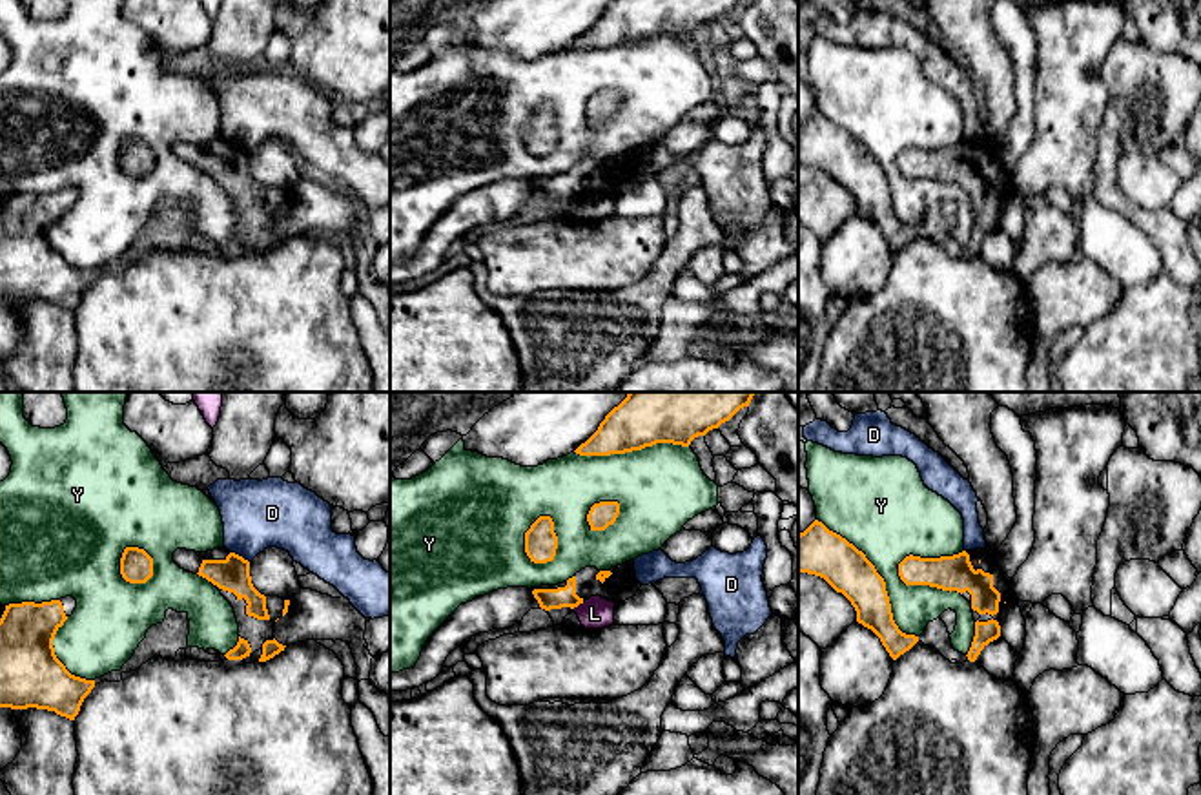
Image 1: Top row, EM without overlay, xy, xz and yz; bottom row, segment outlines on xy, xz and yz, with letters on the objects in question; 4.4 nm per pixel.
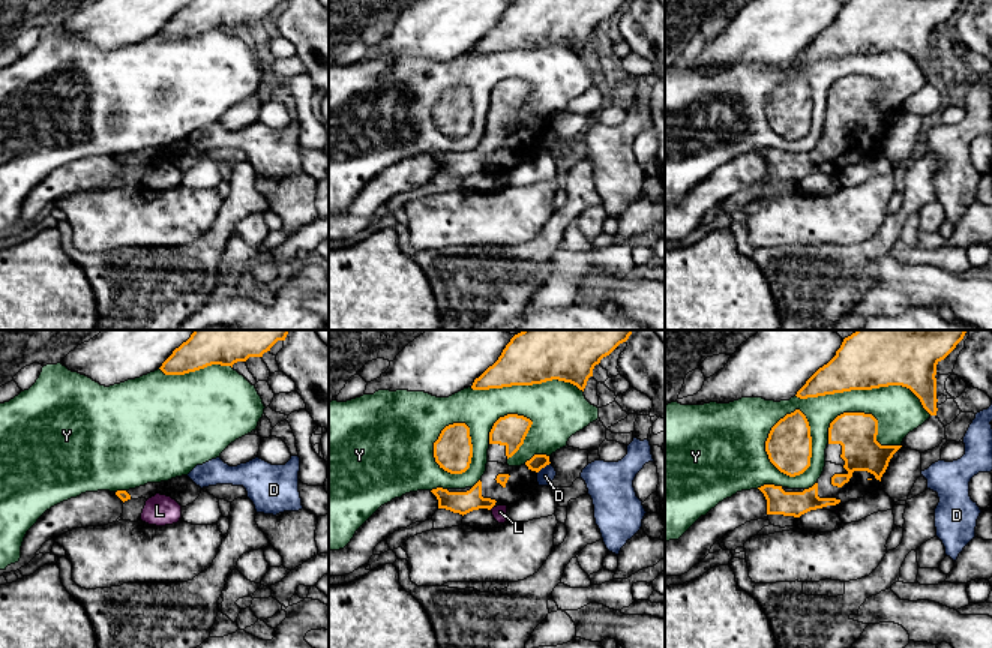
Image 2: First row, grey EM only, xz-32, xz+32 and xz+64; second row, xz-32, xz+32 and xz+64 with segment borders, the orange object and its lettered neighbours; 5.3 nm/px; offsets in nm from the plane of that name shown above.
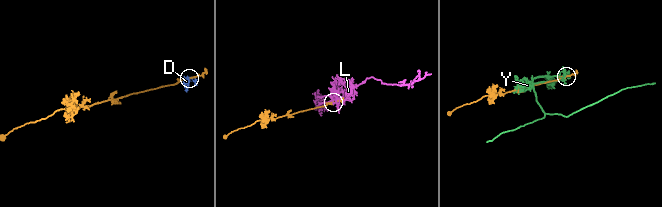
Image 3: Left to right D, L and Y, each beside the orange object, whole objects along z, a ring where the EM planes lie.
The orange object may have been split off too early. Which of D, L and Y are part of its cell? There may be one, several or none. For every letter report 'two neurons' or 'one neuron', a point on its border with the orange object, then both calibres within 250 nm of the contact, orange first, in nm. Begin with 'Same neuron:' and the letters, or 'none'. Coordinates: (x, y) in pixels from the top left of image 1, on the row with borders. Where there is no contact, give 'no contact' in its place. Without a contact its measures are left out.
Same neuron: none
D: two neurons | xy (237, 555) | 150/300 nm
L: two neurons | xz (578, 604) | 100/140 nm
Y: two neurons | yz (881, 577) | 200/360 nm

